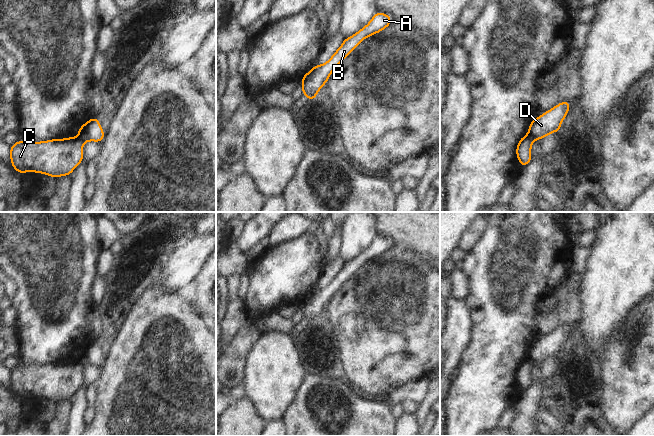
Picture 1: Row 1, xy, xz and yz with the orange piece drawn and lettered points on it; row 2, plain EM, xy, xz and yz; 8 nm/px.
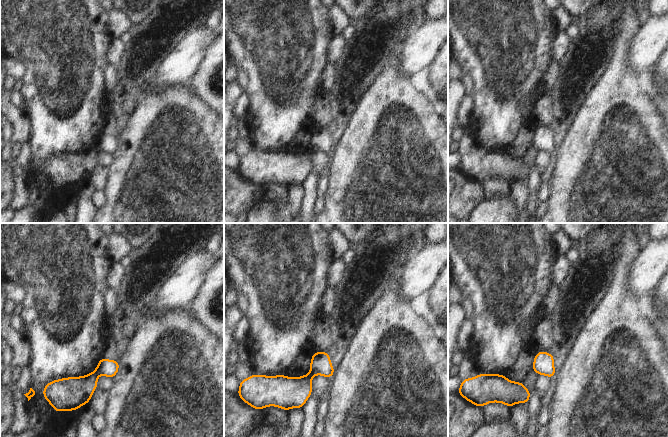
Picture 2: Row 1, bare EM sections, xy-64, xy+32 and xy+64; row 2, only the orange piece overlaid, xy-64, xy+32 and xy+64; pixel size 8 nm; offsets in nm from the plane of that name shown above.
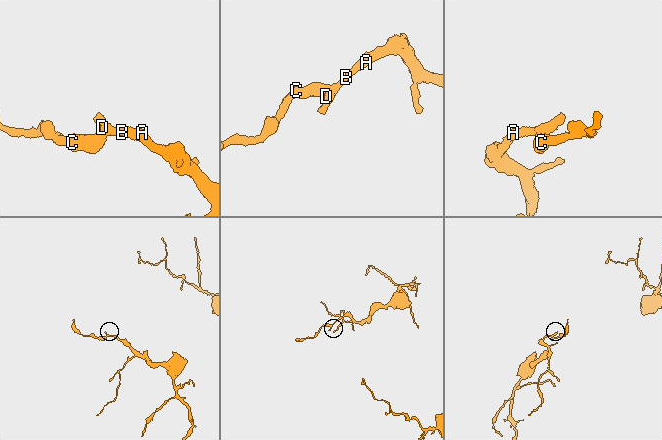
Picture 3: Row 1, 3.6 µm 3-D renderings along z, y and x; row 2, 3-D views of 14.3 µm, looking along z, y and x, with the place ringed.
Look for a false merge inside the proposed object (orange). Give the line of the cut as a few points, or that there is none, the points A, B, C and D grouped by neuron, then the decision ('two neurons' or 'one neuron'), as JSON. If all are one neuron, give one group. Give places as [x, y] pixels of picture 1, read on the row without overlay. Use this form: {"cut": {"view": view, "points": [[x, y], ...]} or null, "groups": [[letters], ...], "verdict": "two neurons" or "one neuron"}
{"cut": {"view": "xy", "points": [[79, 358], [86, 364]]}, "groups": [["A", "B", "D"], ["C"]], "verdict": "two neurons"}

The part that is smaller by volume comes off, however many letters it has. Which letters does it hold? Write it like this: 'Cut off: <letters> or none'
Cut off: C

